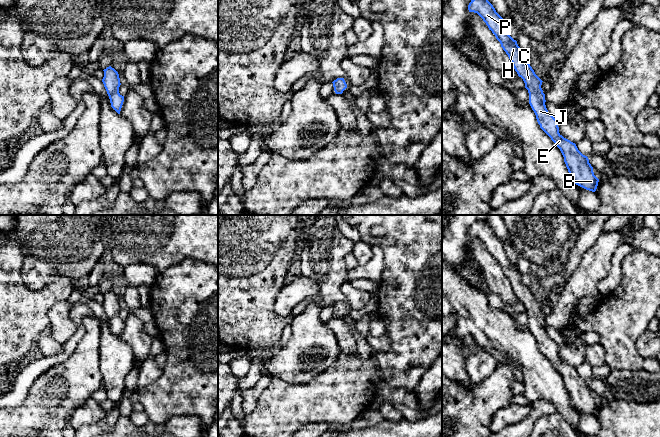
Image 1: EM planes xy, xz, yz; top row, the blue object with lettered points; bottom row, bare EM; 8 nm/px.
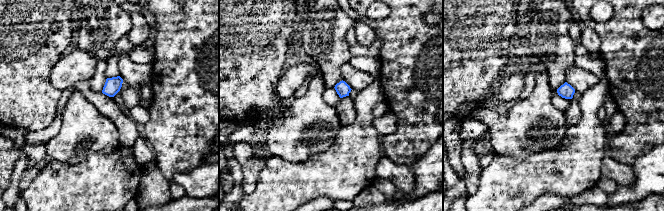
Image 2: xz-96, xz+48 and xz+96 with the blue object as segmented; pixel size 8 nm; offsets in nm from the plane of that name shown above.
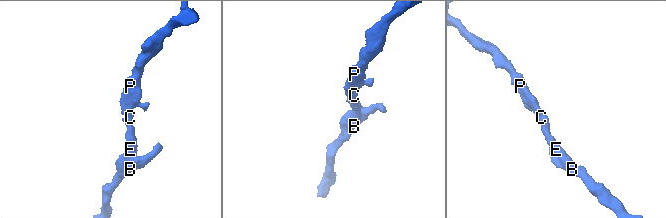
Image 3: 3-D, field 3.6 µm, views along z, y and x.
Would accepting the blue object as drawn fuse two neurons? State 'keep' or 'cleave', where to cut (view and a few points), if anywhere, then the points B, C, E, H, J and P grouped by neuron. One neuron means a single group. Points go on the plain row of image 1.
keep; cut none; groups B C E H J P

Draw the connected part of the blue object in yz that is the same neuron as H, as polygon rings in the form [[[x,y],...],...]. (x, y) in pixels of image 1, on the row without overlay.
[[[485,219],[471,224],[468,234],[477,237],[483,243],[508,279],[518,300],[523,303],[529,317],[529,328],[536,339],[537,346],[560,373],[572,405],[586,414],[595,416],[599,403],[594,399],[588,381],[578,374],[575,367],[559,357],[558,345],[548,336],[545,329],[545,318],[541,312],[543,305],[535,298],[530,288],[522,284],[522,273],[509,259],[504,243],[496,236]]]

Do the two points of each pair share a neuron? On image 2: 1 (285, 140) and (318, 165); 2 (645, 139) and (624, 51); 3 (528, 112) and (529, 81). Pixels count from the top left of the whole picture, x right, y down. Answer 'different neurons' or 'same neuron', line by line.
1: different neurons
2: same neuron
3: different neurons

